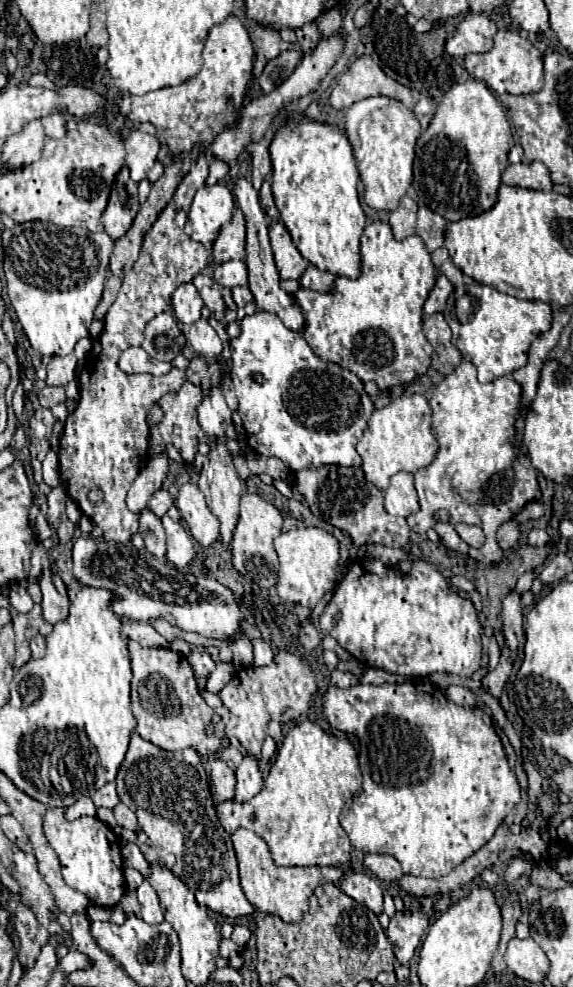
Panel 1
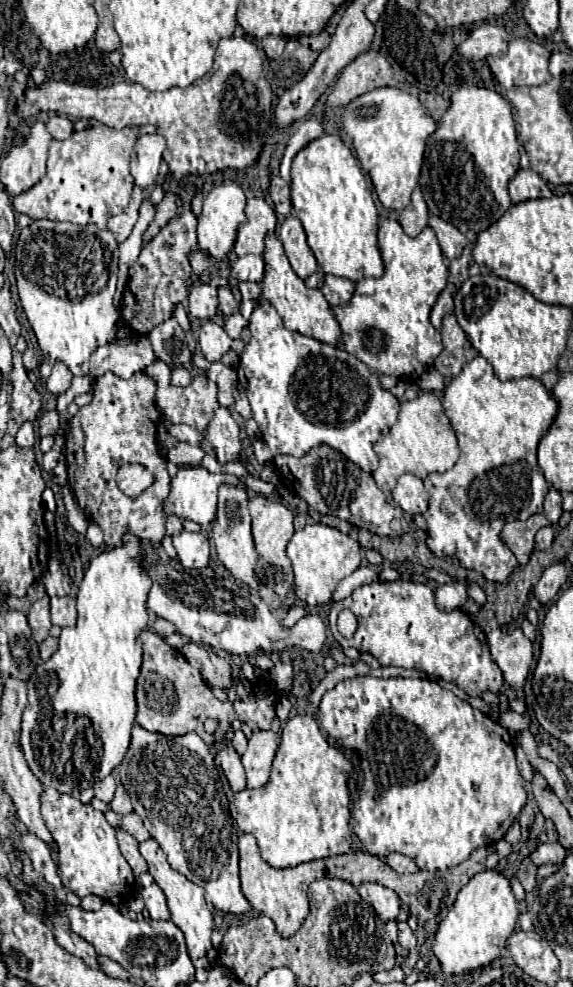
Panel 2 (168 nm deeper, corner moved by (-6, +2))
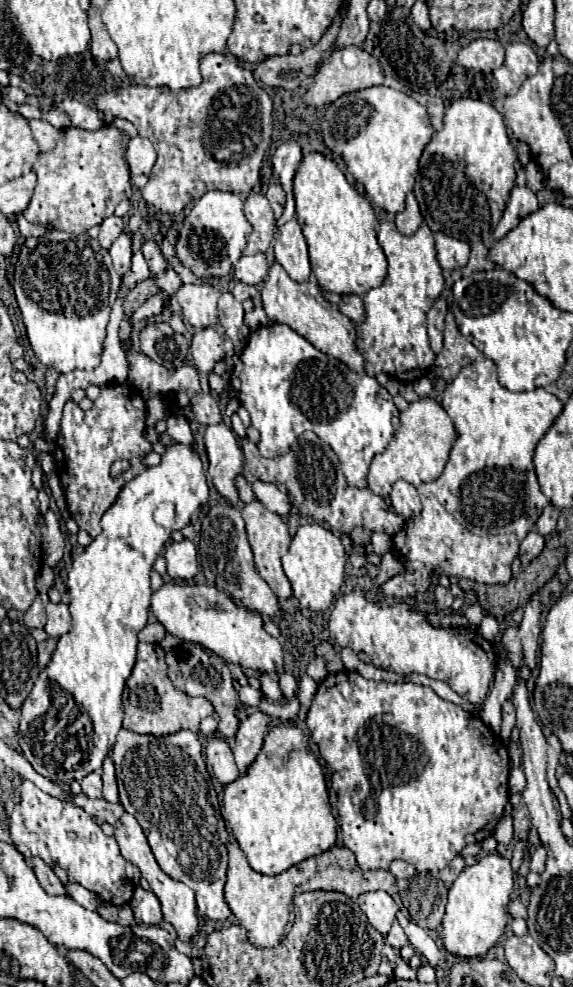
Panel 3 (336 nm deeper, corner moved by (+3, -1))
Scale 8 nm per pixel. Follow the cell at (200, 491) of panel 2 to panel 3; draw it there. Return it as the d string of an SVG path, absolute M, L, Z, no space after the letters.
M172 444L166 448L166 454L162 456L160 466L146 468L140 476L130 480L114 506L102 516L102 534L92 540L92 544L74 558L72 572L68 574L68 593L70 602L69 612L72 614L72 628L63 636L60 636L56 650L52 654L50 664L40 672L30 696L24 700L20 708L20 728L18 728L18 740L20 740L20 750L26 756L26 760L32 764L32 768L54 780L60 782L60 748L56 746L46 746L44 736L46 736L46 714L50 710L58 710L58 690L64 692L64 696L72 696L76 704L80 704L86 714L90 716L94 724L94 736L92 736L92 748L88 752L88 774L98 772L100 764L104 758L112 752L112 746L116 744L116 734L122 728L122 690L124 684L134 668L136 660L136 646L138 646L138 632L146 626L148 620L148 608L150 608L150 570L156 560L156 556L162 552L164 542L168 536L164 534L164 526L156 524L154 520L154 510L162 504L172 504L174 506L174 524L172 530L182 530L188 524L196 524L200 508L208 502L208 482L206 482L206 472L202 470L202 462L198 454L194 452L194 446L184 446L184 444Z

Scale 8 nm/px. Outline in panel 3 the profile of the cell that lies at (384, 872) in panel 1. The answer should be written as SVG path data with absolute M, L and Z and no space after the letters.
M394 860L392 864L390 864L390 868L388 868L396 878L410 878L410 876L414 876L416 874L416 870L414 870L414 866L410 866L410 864L406 864L406 862L402 862L402 860Z

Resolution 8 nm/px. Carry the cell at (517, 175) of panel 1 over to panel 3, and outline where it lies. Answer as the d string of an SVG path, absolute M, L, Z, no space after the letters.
M514 186L510 190L510 198L506 204L506 210L494 228L494 238L502 238L508 230L512 230L524 216L532 214L538 210L538 200L536 194L528 186Z

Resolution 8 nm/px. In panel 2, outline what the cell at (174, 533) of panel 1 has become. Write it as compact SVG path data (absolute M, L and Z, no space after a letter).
M183 531L173 537L173 545L177 549L177 557L181 565L189 569L203 569L209 563L209 541L203 533Z

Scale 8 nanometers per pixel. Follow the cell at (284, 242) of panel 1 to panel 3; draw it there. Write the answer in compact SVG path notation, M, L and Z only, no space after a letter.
M294 220L276 228L274 236L274 252L280 266L288 272L288 276L296 282L306 282L310 276L308 262L308 246L302 236L300 224Z

